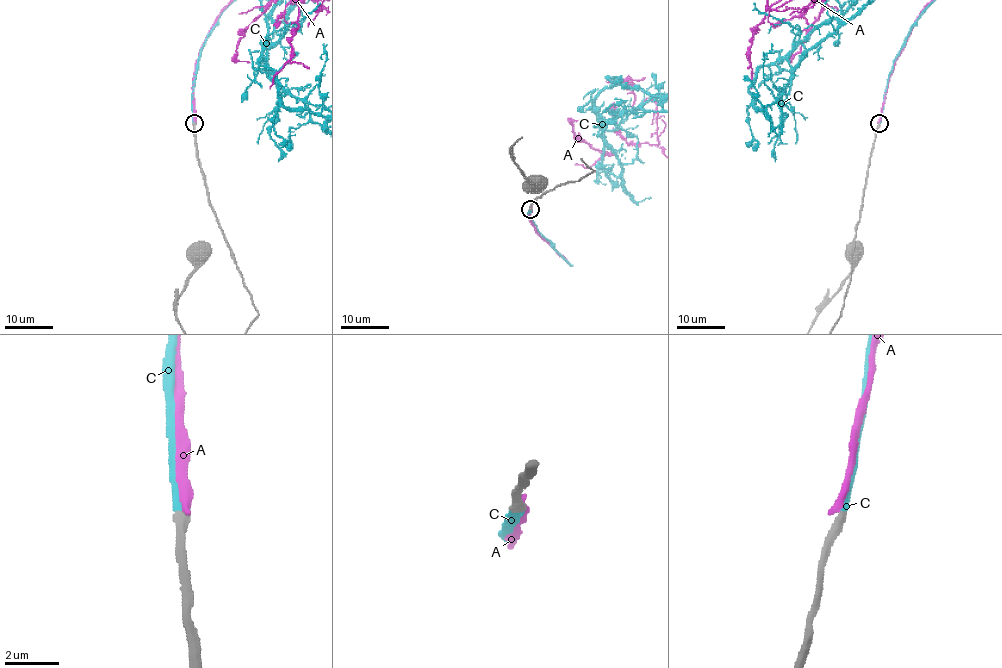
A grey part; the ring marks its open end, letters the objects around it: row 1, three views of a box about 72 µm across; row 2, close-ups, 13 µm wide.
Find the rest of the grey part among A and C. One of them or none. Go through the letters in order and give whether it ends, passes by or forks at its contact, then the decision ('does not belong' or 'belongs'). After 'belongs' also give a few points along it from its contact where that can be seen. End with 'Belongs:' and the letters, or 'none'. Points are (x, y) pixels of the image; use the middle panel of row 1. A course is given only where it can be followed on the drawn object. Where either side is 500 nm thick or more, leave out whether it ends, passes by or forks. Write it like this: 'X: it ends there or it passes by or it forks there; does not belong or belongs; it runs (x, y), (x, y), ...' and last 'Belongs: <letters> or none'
A: it ends there; does not belong
C: it ends there; belongs
Belongs: C

